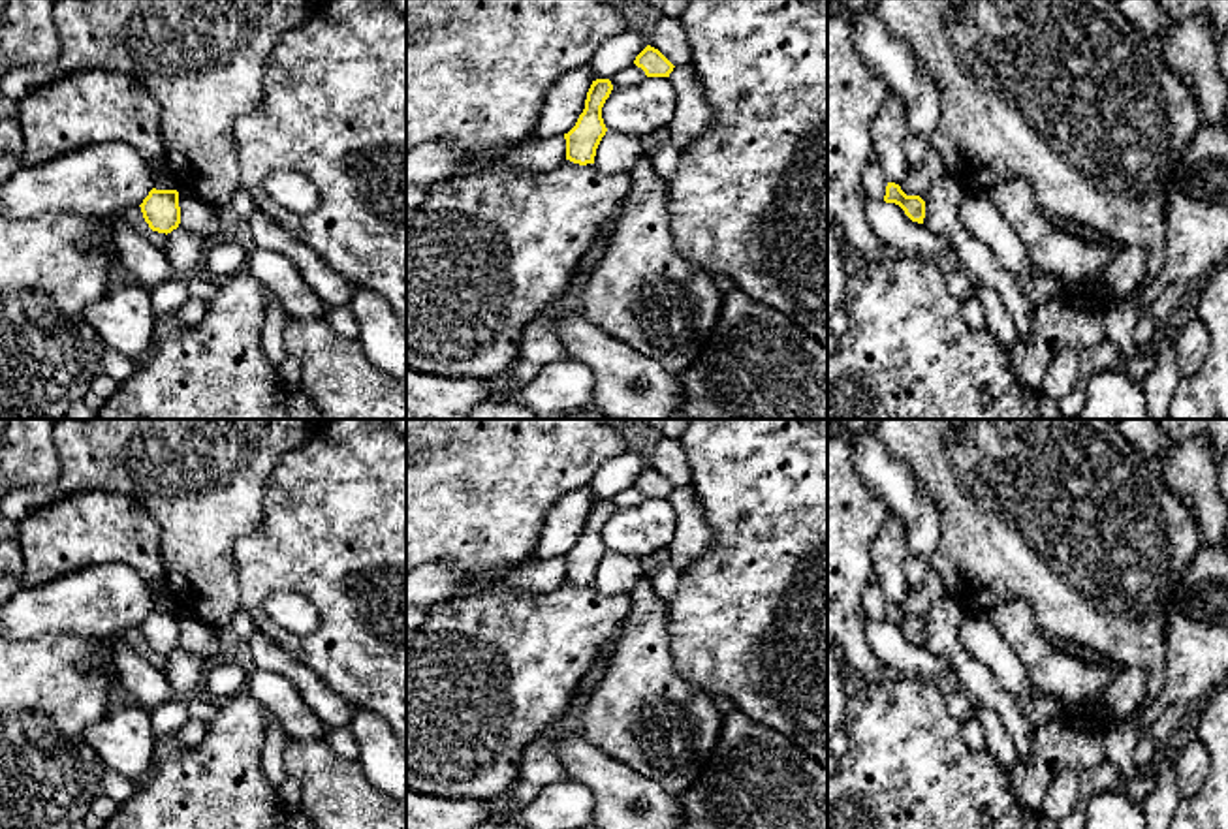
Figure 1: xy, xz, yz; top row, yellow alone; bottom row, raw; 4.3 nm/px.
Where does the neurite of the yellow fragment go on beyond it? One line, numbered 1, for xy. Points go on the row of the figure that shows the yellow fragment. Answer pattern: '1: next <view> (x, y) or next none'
1: next none

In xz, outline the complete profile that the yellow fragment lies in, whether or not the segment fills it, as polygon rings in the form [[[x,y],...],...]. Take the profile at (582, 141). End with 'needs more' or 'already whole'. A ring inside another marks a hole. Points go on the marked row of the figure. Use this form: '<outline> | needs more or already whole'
[[[609,79],[592,81],[583,113],[579,115],[575,126],[564,133],[566,160],[579,165],[594,164],[596,149],[607,132],[602,118],[602,107],[611,90],[613,85]]] | already whole

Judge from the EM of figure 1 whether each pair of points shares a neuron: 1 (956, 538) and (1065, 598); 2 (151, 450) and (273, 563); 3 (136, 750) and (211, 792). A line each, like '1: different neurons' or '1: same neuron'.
1: same neuron
2: different neurons
3: different neurons

